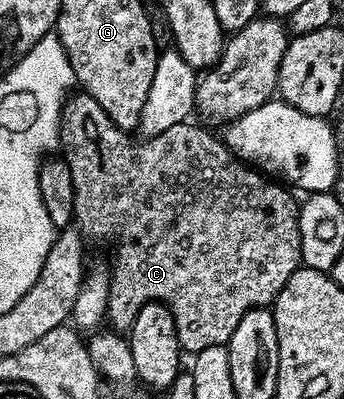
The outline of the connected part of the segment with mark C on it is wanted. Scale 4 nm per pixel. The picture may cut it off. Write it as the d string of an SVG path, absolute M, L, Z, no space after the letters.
M74 91L62 103L58 144L62 160L68 163L68 171L72 171L74 221L77 228L83 238L90 240L91 237L94 241L114 241L114 265L112 264L108 307L106 308L106 317L114 324L111 326L118 331L129 331L136 315L140 315L140 307L144 307L150 301L160 301L172 311L172 319L176 323L176 335L183 350L193 355L204 351L204 347L226 345L232 331L236 331L236 323L244 319L249 309L269 306L284 287L284 283L288 283L290 276L302 265L302 252L300 251L300 223L298 222L300 205L297 200L294 202L290 198L289 191L291 190L285 184L263 175L257 168L247 165L245 161L239 161L221 136L213 137L208 130L190 124L189 120L185 120L176 123L163 134L133 141L130 138L133 136L127 130L116 127L116 123L108 119L104 107L100 107L100 103L92 99L92 95Z

